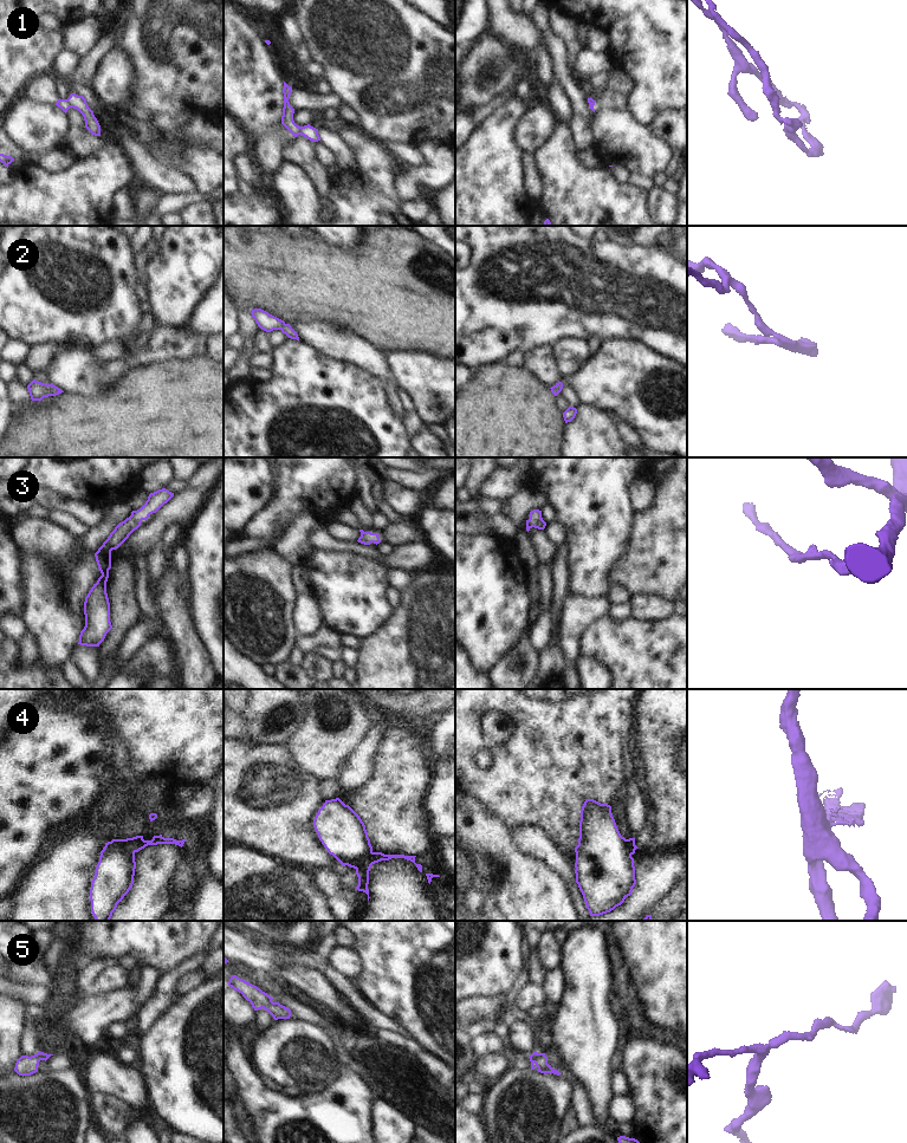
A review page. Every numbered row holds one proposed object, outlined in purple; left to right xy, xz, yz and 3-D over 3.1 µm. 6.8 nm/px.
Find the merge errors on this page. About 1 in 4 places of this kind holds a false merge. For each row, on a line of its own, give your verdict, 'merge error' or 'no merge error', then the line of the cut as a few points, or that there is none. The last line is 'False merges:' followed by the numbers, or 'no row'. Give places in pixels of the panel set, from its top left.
1: merge error | xy (66, 99), (70, 106)
2: no merge error | no cut
3: no merge error | no cut
4: merge error | xz (371, 851), (363, 858), (354, 859), (347, 864)
5: no merge error | no cut
False merges: 1, 4

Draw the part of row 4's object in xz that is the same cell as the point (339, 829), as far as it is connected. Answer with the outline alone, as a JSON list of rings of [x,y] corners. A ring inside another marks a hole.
[[[339,798],[325,800],[313,819],[313,826],[324,847],[343,866],[372,852],[364,823]]]

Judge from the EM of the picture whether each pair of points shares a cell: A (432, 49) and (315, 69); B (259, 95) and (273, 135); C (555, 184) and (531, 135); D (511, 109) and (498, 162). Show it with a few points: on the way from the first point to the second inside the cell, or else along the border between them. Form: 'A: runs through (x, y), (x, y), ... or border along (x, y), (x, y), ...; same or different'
A: border along (311, 60), (322, 70), (322, 78); different
B: border along (280, 123), (270, 127), (252, 140); different
C: border along (556, 128), (555, 132), (533, 154); different
D: runs through (503, 122), (498, 132), (498, 149); same

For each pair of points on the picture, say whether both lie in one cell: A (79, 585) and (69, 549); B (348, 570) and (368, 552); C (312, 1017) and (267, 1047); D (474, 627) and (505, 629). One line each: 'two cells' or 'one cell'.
A: one cell
B: two cells
C: two cells
D: one cell

